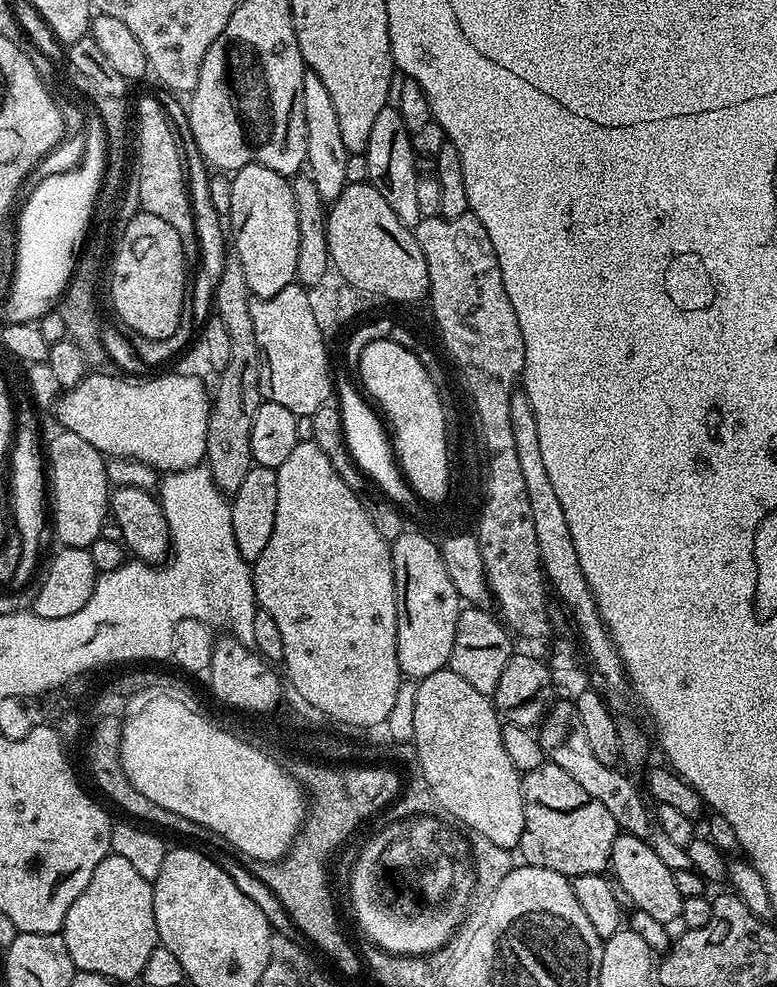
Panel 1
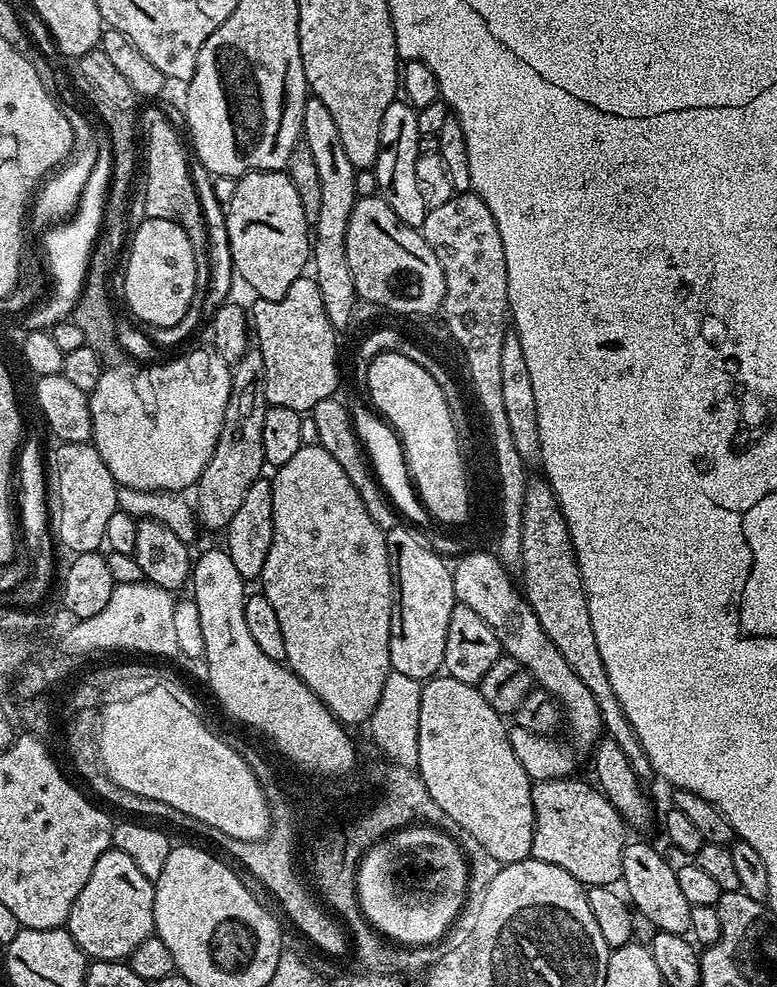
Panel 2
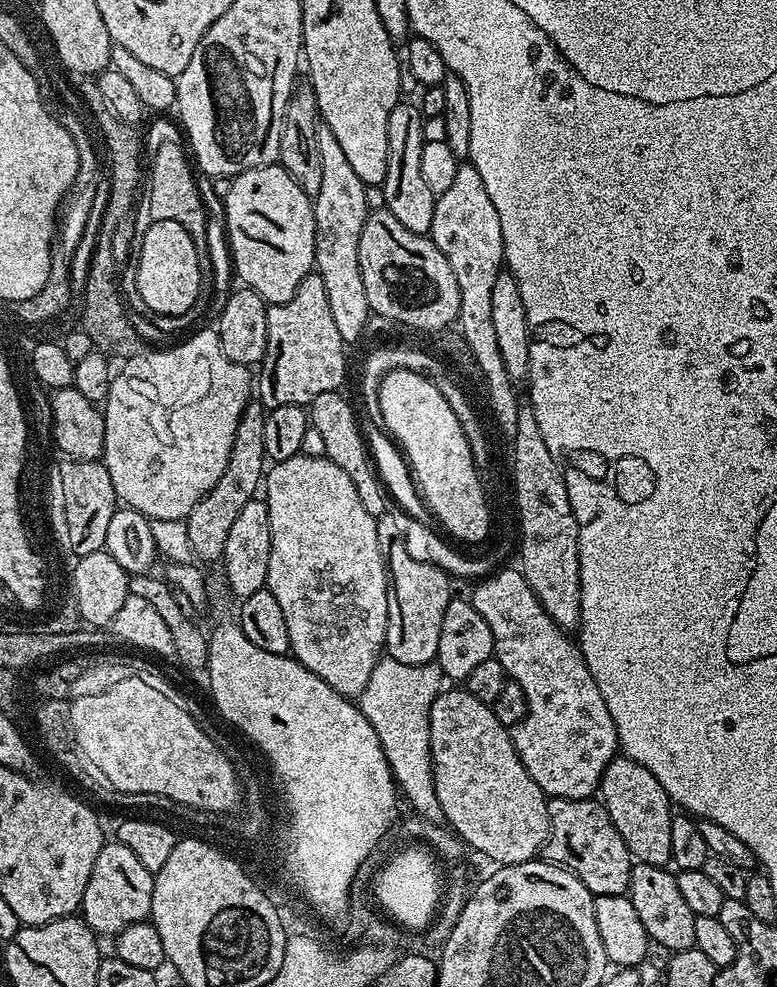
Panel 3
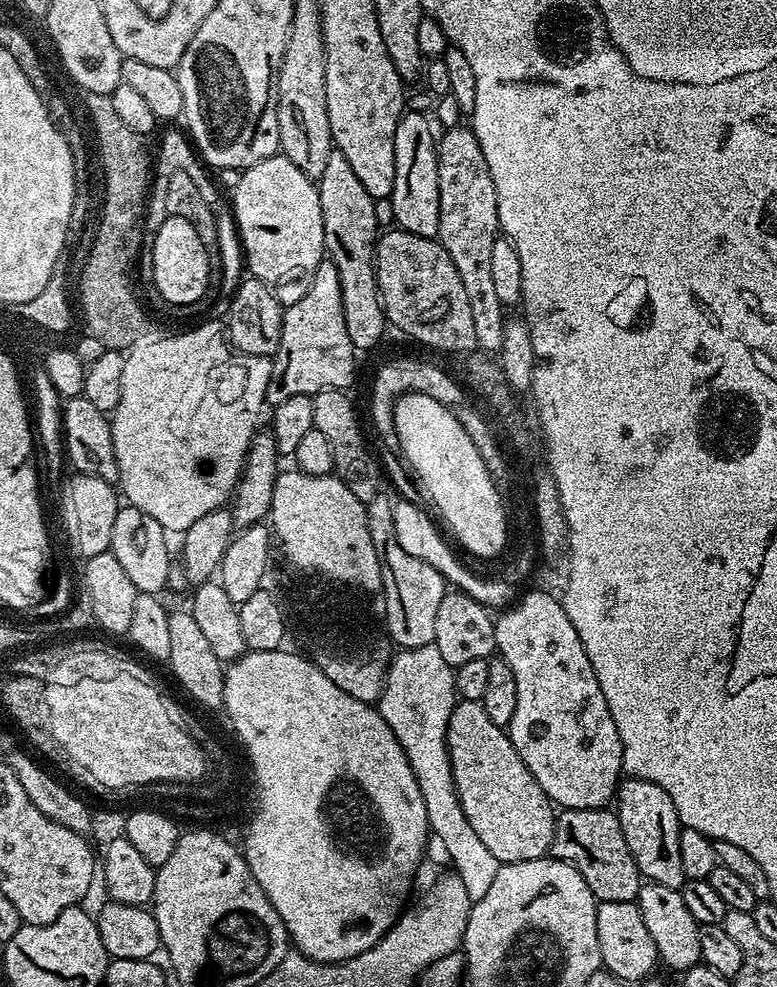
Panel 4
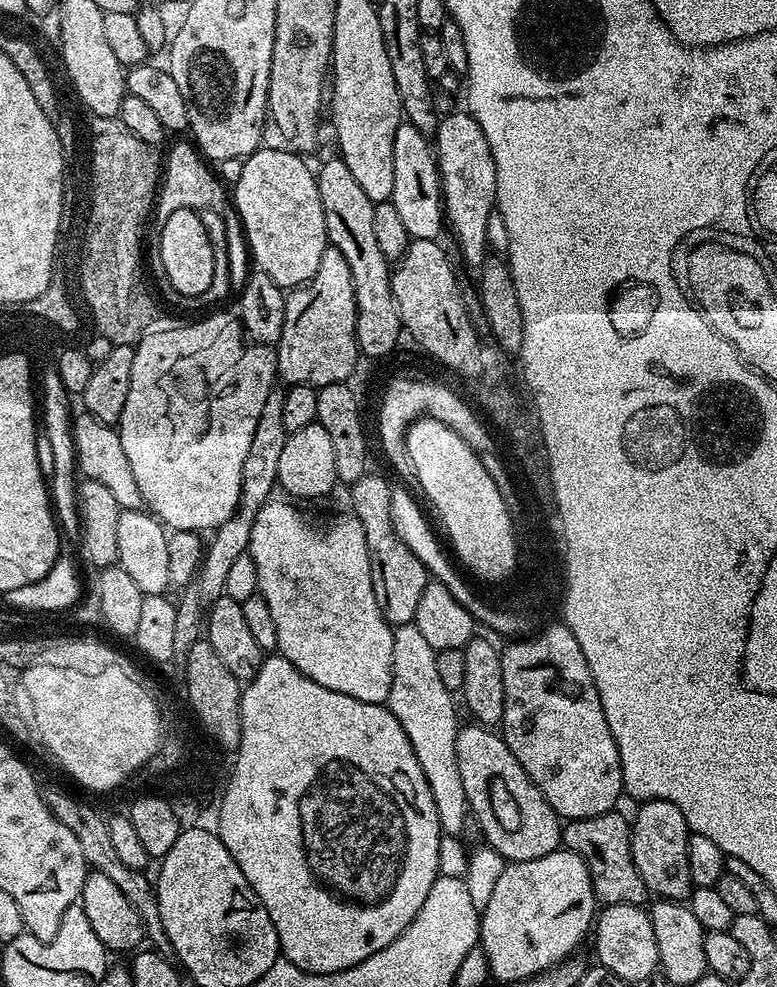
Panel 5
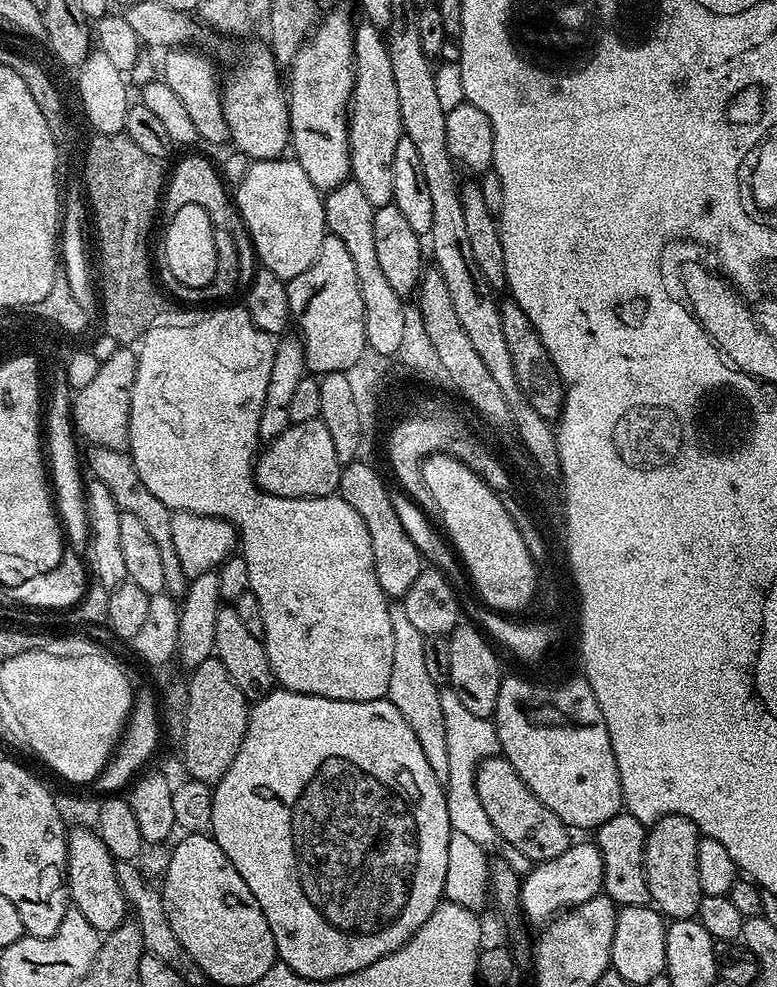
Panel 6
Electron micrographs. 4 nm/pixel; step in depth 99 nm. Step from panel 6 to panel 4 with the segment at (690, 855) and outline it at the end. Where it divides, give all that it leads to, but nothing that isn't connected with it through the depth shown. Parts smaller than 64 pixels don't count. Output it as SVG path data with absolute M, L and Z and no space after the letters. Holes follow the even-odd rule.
M624 778L616 790L614 811L641 877L658 886L681 889L685 883L682 858L678 855L678 838L682 825L678 810L674 810L674 802L670 802L670 794L666 794L666 790L654 782Z

